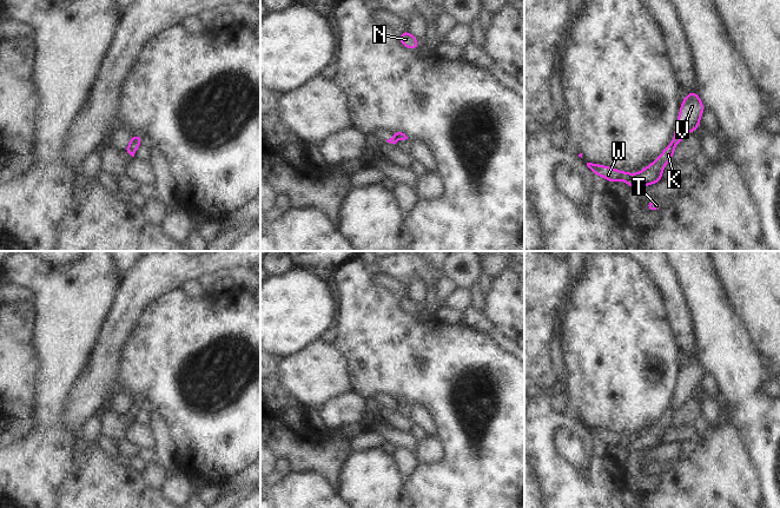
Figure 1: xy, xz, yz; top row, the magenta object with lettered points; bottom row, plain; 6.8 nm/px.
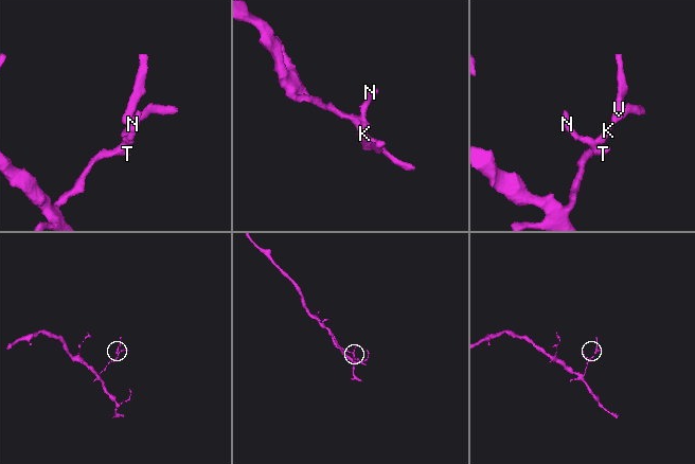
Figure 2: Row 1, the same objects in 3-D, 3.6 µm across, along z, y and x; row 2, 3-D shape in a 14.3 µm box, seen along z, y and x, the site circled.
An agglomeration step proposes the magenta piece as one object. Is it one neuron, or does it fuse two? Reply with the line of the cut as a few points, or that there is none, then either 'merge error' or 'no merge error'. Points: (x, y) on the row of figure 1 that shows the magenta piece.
cut in yz along (673, 139), (678, 143); merge error

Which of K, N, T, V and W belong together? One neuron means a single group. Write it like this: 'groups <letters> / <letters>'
groups K N T W / V

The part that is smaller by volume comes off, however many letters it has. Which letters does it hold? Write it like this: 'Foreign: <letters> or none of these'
Foreign: V

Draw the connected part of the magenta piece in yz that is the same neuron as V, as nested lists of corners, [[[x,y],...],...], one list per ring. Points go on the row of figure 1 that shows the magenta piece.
[[[696,91],[687,93],[681,103],[673,140],[680,143],[687,134],[698,130],[703,111],[705,106]]]

